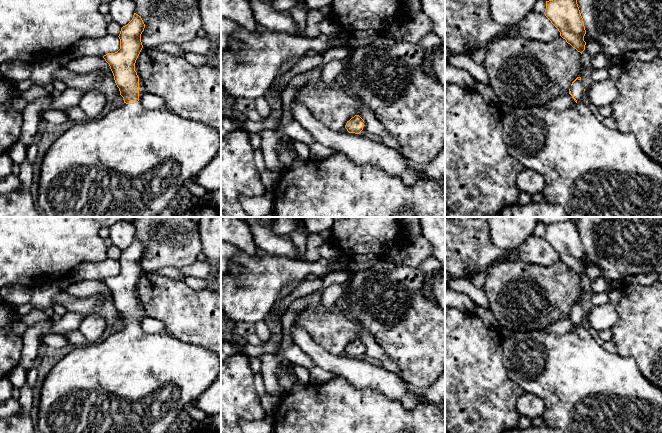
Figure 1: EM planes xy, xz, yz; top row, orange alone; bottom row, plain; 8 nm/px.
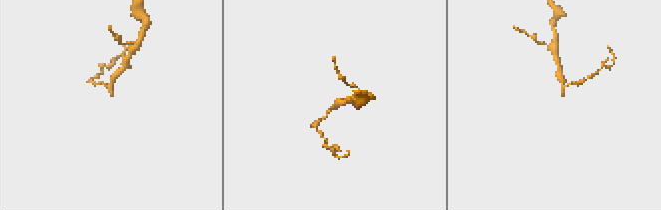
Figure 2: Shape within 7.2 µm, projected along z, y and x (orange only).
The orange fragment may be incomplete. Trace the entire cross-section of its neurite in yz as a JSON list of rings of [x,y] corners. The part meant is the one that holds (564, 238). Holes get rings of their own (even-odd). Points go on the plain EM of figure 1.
[[[576,220],[546,225],[544,238],[558,253],[560,260],[582,278],[586,269],[586,254]]]

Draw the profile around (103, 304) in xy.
[[[59,291],[53,296],[53,304],[60,304],[67,312],[84,316],[99,314],[107,322],[107,329],[113,330],[120,320],[113,297],[110,292],[100,293],[89,297],[76,297],[65,291]]]

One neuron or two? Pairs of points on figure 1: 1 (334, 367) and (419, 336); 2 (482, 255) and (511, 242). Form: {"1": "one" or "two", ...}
{"1": "two", "2": "two"}

